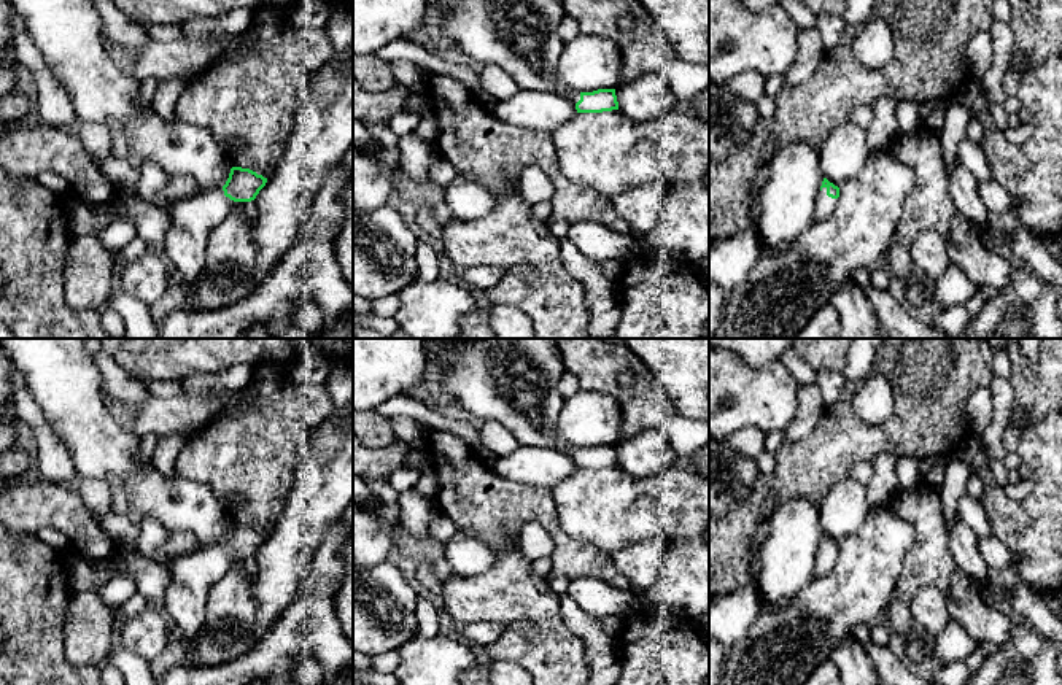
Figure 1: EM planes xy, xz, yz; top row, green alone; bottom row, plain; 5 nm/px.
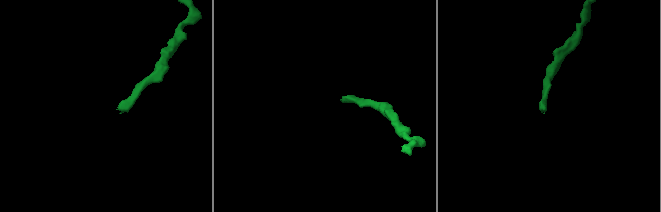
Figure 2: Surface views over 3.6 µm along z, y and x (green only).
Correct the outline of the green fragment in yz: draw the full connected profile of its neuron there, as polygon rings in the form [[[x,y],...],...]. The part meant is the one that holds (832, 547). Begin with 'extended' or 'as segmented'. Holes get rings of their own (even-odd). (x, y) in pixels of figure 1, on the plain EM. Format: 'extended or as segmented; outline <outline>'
extended; outline [[[824,534],[820,547],[816,553],[816,567],[812,580],[828,574],[838,561],[839,544]]]

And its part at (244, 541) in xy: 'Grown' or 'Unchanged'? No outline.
Grown

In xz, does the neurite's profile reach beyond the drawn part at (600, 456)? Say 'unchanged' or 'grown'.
grown

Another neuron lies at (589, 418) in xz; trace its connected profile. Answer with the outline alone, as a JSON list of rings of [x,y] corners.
[[[583,391],[568,397],[560,412],[555,437],[561,448],[593,448],[620,442],[622,410],[603,393]]]

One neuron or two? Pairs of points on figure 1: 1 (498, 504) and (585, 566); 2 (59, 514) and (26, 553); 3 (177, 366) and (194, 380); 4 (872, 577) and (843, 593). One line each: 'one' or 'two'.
1: one
2: two
3: two
4: one

